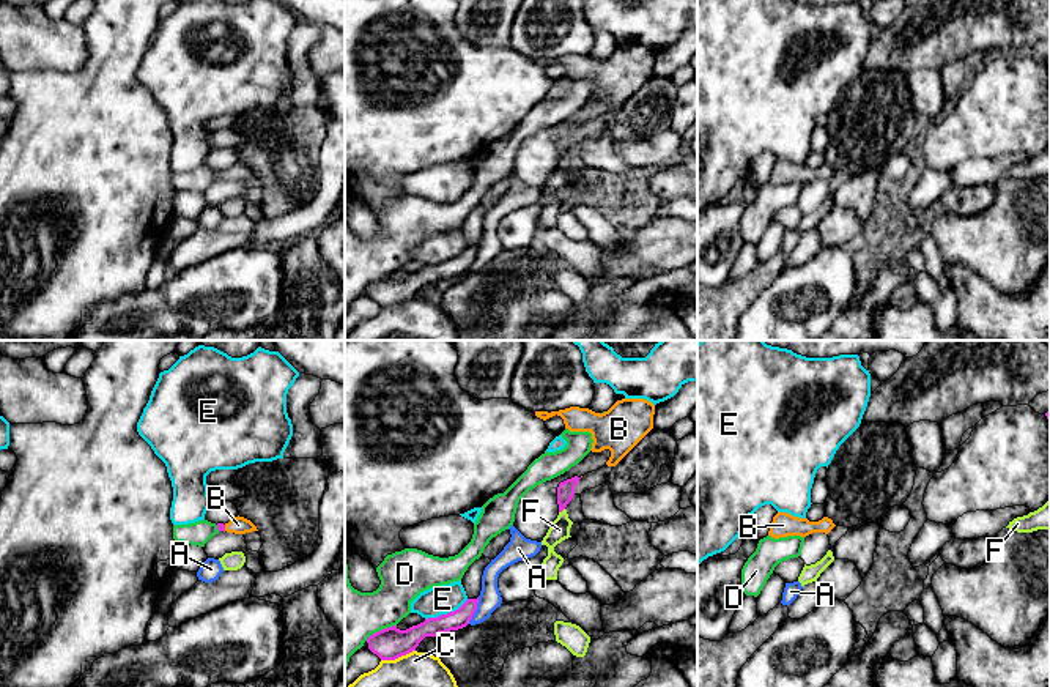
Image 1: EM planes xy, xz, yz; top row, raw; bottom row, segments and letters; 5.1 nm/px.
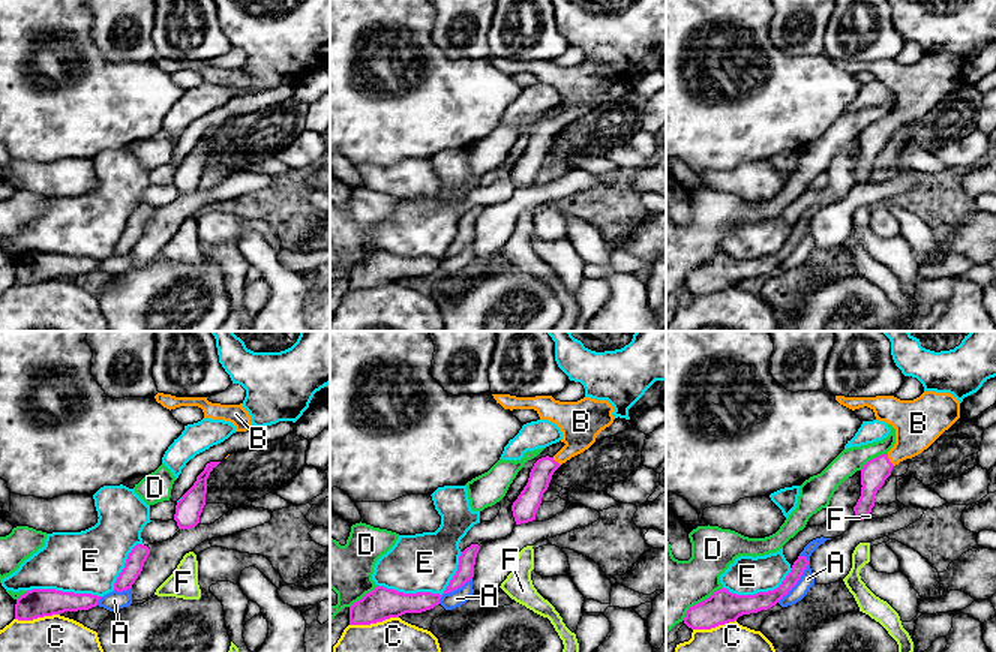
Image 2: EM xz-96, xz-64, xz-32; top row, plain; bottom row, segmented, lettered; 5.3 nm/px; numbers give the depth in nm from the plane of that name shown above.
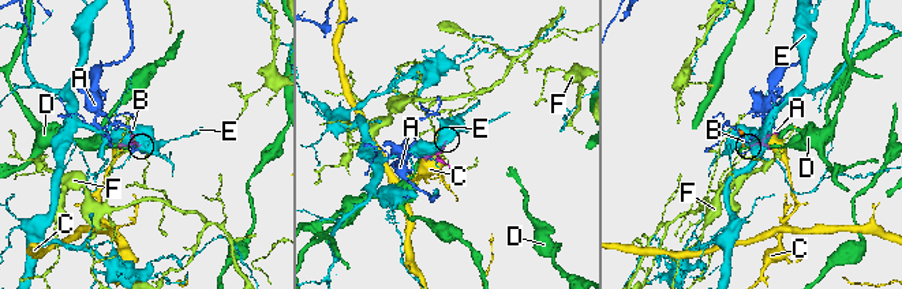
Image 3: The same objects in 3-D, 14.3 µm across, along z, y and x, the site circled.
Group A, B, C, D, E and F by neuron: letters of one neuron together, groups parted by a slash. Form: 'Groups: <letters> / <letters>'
Groups: A / B / C / D / E / F

